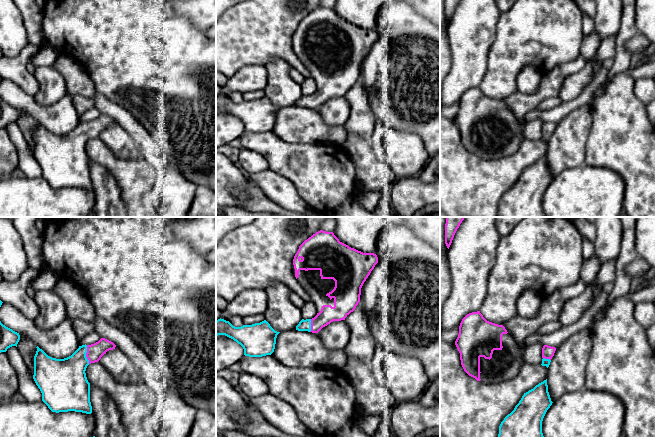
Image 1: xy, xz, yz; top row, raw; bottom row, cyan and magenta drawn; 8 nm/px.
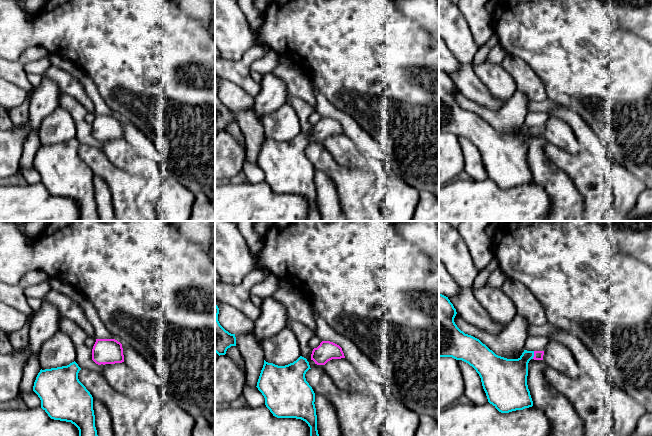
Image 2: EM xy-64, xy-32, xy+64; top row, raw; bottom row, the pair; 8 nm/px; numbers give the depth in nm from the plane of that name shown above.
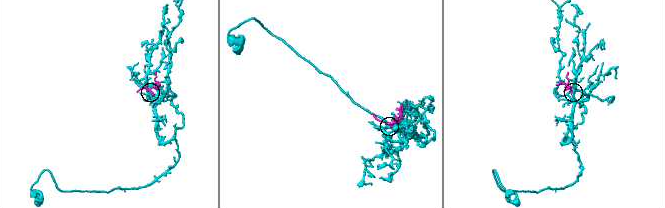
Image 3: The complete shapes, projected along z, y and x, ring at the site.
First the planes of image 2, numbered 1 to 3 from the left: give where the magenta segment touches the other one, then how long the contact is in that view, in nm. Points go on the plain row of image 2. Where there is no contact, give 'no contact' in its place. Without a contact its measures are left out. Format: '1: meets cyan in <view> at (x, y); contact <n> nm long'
1: no contact
2: no contact
3: meets cyan in xy+64 at (533, 131); contact 70 nm long

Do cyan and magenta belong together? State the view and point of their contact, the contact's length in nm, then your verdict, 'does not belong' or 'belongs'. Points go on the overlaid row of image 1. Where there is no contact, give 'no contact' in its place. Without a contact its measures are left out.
xy (85, 354) | 150 nm | belongs

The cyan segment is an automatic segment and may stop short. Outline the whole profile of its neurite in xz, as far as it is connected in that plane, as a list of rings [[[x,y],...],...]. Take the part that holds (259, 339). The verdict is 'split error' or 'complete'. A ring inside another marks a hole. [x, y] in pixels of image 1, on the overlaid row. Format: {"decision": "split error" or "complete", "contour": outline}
{"decision": "complete", "contour": [[[221,318],[216,321],[216,336],[225,335],[233,339],[243,347],[244,355],[249,357],[271,355],[279,333],[266,320],[241,327],[235,327]]]}

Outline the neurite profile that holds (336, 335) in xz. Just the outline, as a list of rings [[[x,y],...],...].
[[[345,320],[331,322],[318,334],[323,344],[330,349],[345,350],[350,340],[350,329]]]

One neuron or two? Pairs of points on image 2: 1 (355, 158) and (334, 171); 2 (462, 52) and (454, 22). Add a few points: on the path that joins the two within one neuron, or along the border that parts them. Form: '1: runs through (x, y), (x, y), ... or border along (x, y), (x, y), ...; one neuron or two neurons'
1: border along (326, 148), (337, 162), (349, 167), (359, 168); two neurons
2: runs through (462, 45), (454, 29); one neuron

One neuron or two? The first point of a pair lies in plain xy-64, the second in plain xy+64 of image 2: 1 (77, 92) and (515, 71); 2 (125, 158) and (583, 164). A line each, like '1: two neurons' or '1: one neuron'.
1: one neuron
2: two neurons

